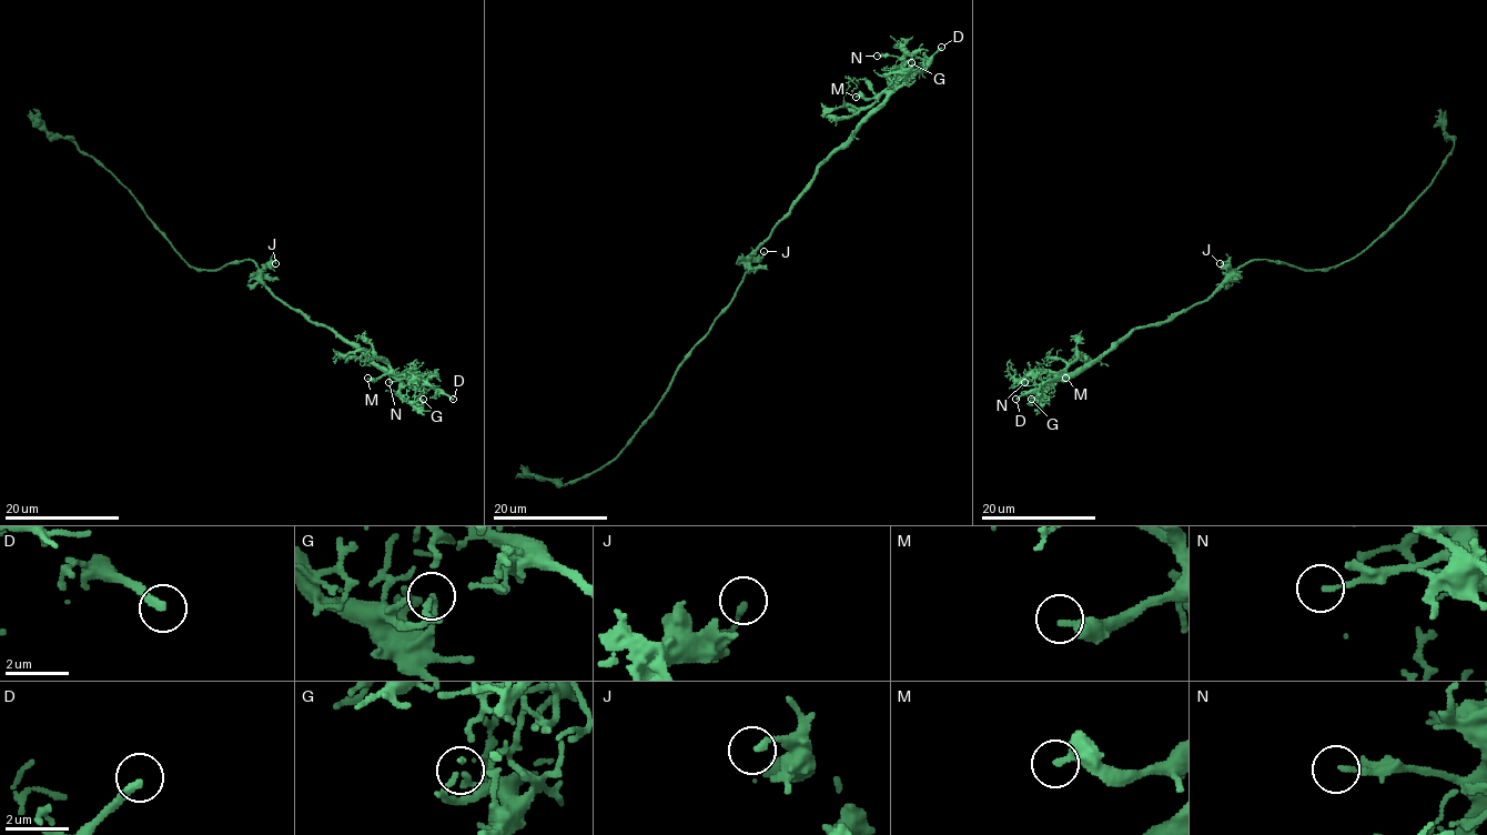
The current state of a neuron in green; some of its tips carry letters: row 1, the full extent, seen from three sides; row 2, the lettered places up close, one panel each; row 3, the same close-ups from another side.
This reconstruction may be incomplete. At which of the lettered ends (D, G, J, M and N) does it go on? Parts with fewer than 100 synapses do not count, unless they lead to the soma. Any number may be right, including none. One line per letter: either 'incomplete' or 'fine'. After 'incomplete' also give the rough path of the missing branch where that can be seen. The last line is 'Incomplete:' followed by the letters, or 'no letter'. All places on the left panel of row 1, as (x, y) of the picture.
D: incomplete
G: fine
J: fine
M: fine
N: fine
Incomplete: D

